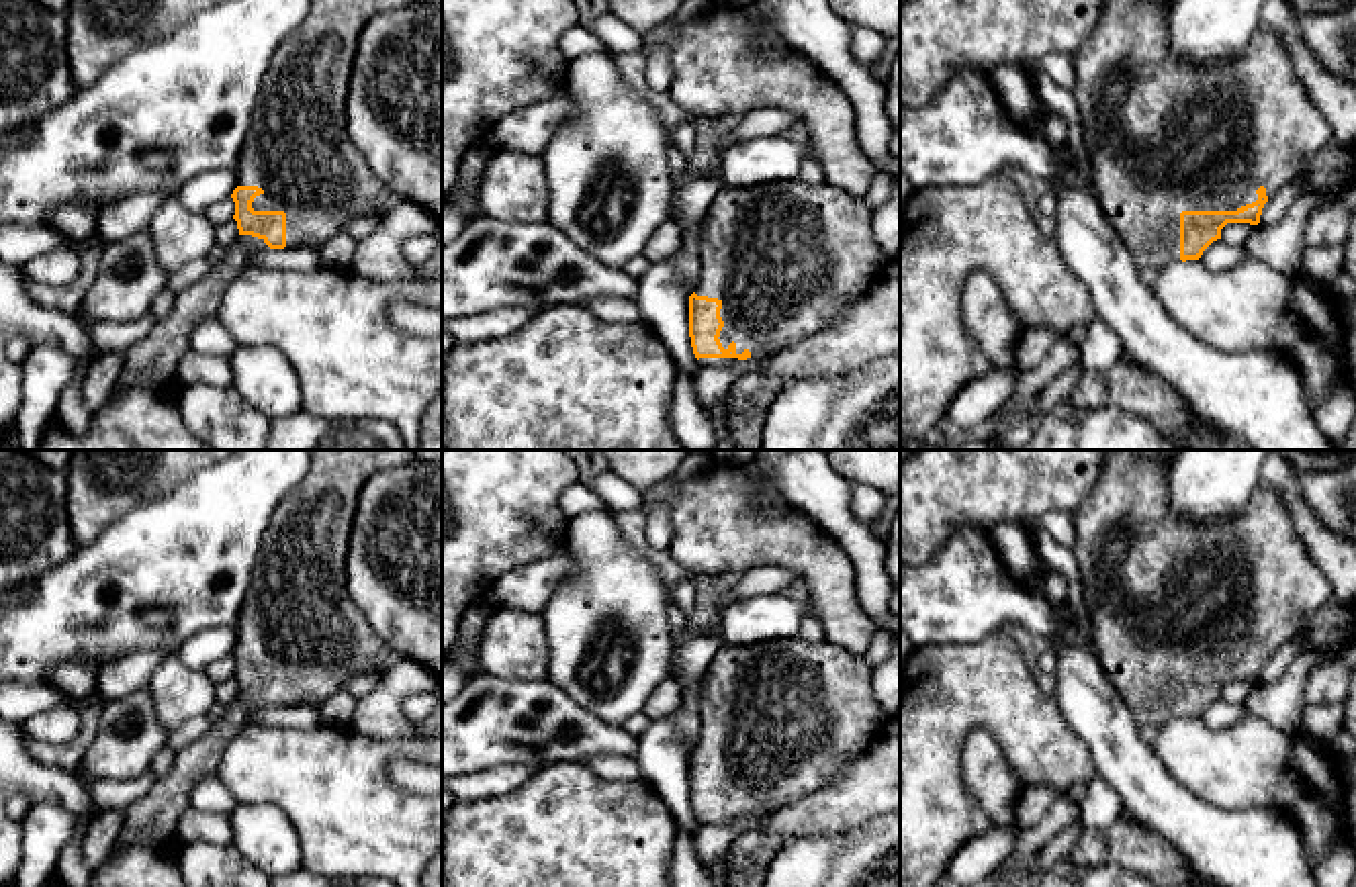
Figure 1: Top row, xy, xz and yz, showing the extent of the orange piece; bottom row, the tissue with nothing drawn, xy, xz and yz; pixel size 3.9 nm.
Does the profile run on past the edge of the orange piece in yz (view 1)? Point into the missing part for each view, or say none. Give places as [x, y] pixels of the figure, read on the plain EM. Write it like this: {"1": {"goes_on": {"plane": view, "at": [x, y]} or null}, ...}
{"1": {"goes_on": {"plane": "yz", "at": [1164, 593]}}}

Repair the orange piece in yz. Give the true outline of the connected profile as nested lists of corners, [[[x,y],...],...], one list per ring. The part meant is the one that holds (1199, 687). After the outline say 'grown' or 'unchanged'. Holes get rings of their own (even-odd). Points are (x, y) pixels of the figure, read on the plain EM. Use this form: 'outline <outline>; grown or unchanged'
outline [[[1109,450],[1096,486],[1072,513],[1072,552],[1092,621],[1092,648],[1139,728],[1199,717],[1221,697],[1227,681],[1258,683],[1264,662],[1334,599],[1331,582],[1309,558],[1272,486],[1260,482],[1233,521],[1180,519],[1170,511],[1170,464],[1172,460],[1151,460],[1135,450]]]; grown

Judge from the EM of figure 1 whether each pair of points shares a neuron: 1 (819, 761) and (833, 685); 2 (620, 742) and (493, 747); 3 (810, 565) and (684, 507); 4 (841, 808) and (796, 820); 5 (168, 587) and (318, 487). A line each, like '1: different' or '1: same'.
1: same
2: same
3: same
4: same
5: different

